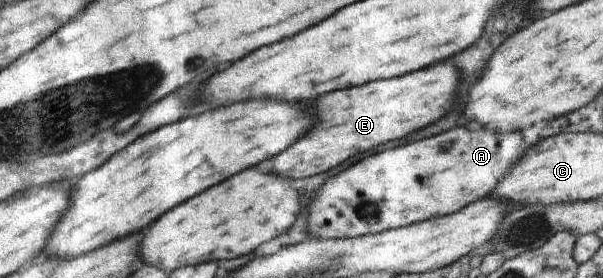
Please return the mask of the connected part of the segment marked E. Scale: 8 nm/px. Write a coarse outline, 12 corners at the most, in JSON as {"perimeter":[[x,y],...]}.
{"perimeter":[[439,63],[323,95],[273,171],[309,178],[449,113]]}

